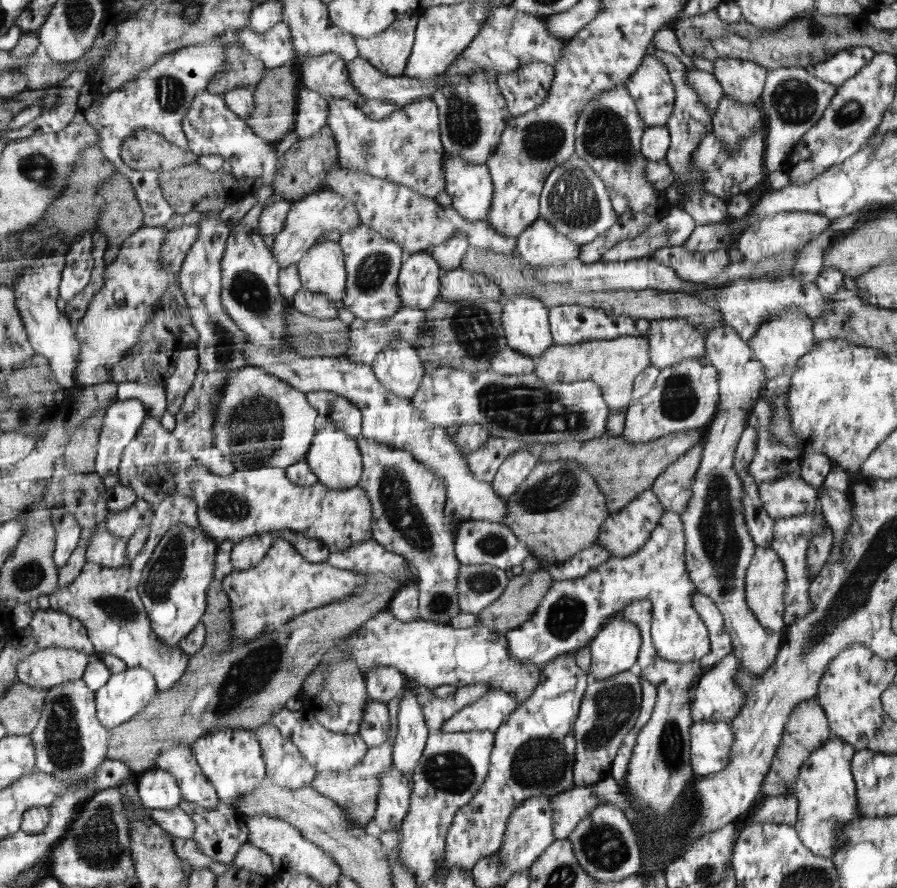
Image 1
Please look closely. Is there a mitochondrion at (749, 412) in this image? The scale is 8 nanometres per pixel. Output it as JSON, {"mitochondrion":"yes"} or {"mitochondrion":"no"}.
{"mitochondrion":"no"}

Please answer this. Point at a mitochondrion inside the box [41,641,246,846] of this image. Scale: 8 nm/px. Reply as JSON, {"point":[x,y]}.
{"point":[62,735]}

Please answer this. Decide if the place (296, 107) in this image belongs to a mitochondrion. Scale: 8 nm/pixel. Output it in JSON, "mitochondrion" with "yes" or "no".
{"mitochondrion":"no"}

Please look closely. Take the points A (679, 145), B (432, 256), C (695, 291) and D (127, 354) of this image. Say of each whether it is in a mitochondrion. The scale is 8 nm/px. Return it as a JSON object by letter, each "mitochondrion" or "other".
{"A":"other","B":"other","C":"other","D":"other"}

